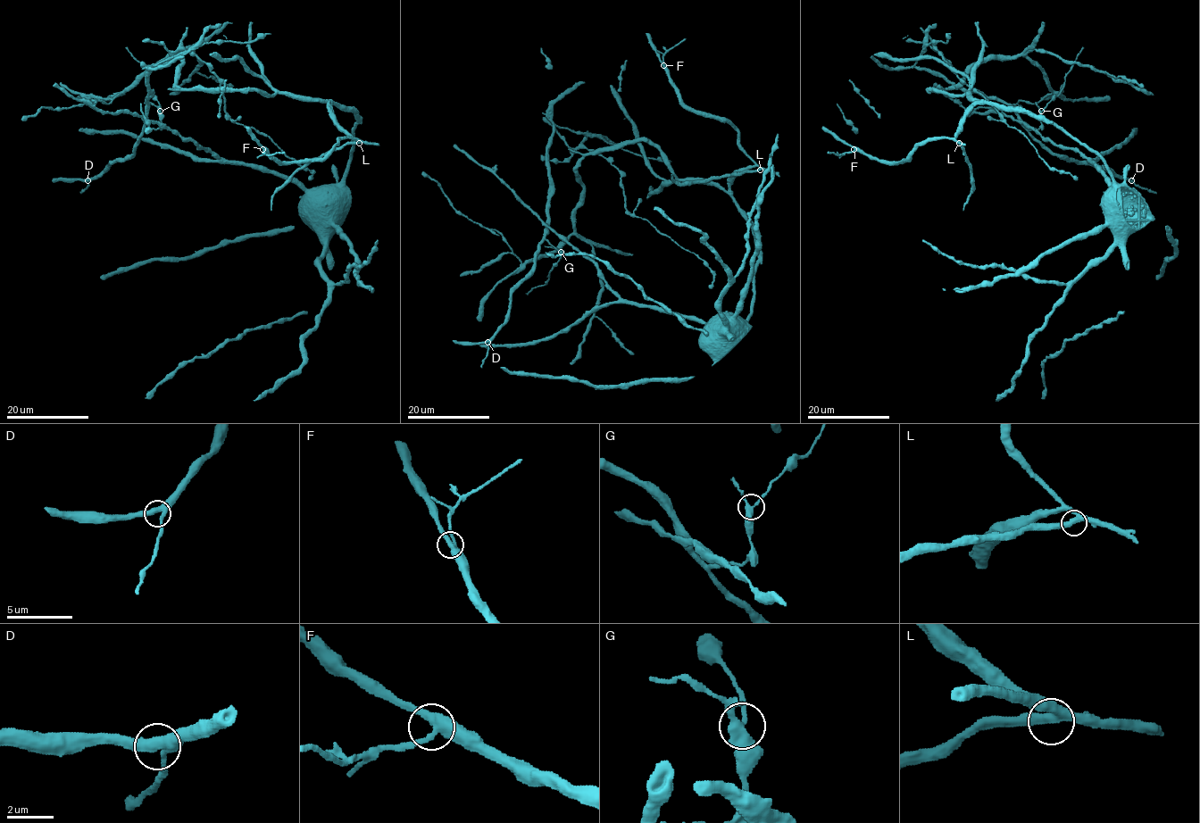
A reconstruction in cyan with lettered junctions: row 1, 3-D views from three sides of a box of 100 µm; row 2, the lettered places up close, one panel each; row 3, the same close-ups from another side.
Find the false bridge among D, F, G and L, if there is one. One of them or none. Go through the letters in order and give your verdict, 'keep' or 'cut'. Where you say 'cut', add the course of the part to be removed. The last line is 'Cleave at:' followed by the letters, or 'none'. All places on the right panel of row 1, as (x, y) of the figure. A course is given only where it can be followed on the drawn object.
D: keep
F: keep
G: cut; foreign part runs (1041, 111), (1059, 94), (1066, 73), (1082, 47)
L: keep
Cleave at: G

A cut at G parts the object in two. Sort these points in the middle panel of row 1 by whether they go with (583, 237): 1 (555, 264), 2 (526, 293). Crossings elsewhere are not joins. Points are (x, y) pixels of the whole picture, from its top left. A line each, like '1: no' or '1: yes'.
1: no
2: no

